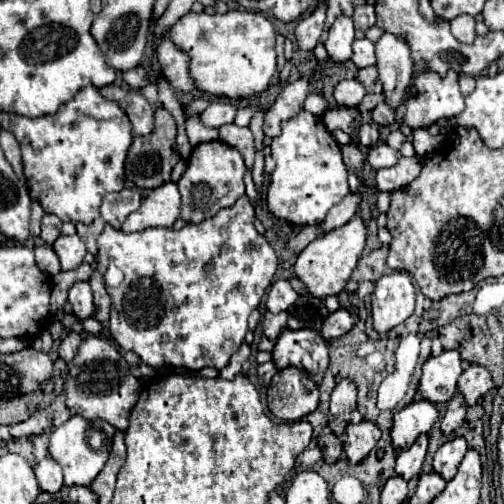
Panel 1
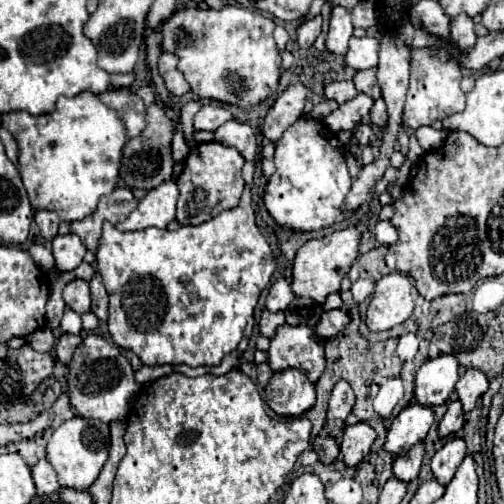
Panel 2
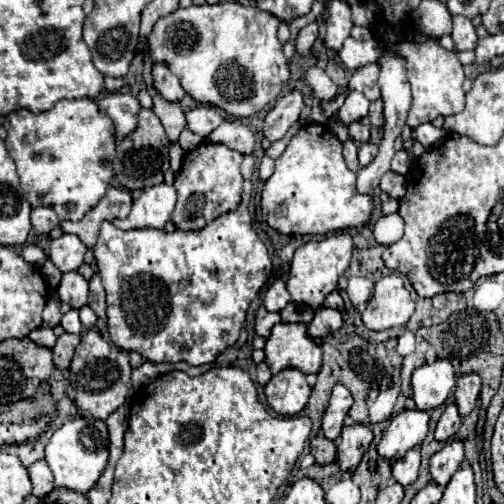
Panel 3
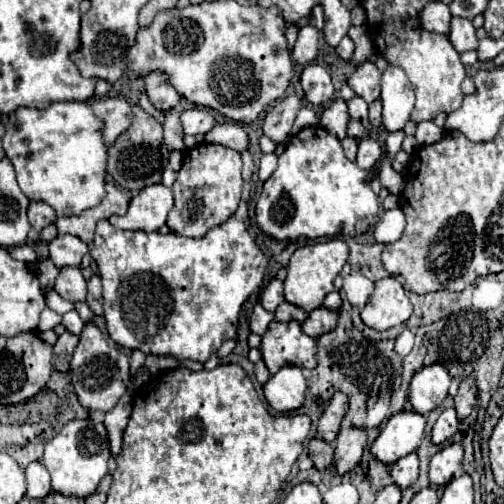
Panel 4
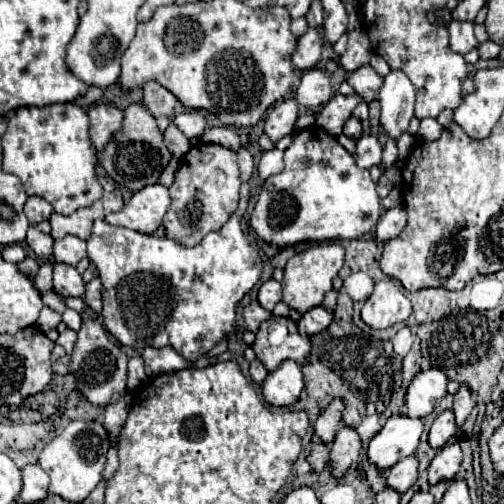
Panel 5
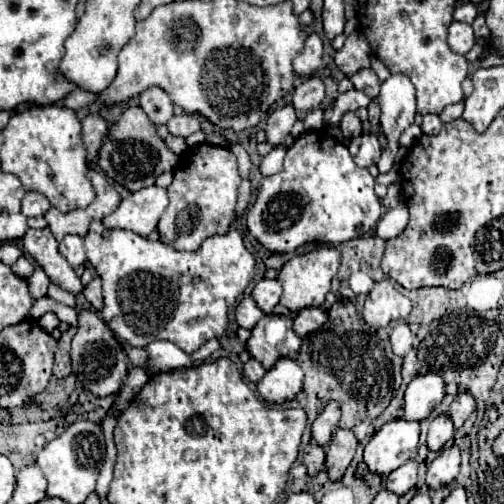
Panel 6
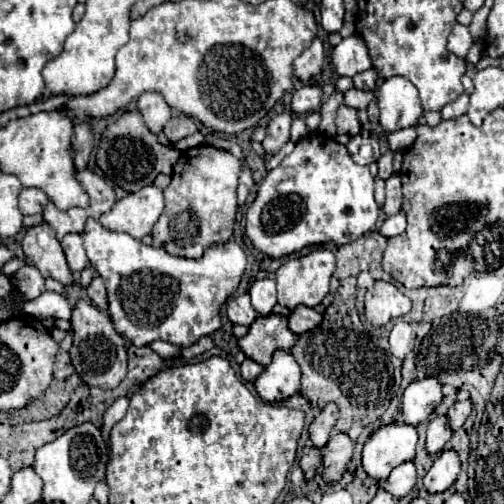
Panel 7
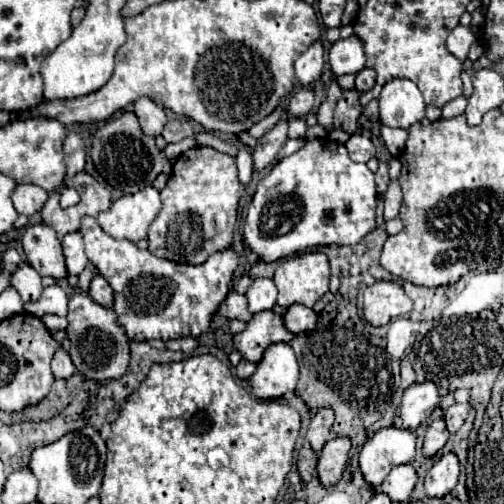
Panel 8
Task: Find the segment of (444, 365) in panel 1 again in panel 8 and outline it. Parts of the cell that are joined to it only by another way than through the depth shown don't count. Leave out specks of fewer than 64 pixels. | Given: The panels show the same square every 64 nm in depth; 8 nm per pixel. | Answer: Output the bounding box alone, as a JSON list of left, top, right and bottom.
[398,382,440,430]

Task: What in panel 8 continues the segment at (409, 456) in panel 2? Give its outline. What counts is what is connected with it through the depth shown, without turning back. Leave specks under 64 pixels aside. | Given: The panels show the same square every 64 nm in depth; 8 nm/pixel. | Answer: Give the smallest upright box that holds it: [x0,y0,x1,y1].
[380,464,416,502]

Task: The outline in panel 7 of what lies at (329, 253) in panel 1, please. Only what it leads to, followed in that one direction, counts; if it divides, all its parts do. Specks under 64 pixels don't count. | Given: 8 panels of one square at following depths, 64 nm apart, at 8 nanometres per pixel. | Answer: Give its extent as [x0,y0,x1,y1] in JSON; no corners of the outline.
[276,248,334,308]

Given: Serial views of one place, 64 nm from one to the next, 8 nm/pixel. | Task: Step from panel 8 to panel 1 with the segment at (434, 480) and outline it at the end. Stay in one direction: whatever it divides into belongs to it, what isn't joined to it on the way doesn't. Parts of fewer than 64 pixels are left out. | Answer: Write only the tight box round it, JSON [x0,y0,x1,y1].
[432,438,468,482]

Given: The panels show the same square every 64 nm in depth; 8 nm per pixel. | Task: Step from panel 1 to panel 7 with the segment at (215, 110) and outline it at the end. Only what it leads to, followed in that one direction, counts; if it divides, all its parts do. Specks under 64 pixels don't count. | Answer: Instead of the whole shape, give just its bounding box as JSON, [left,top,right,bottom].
[164,116,198,142]

